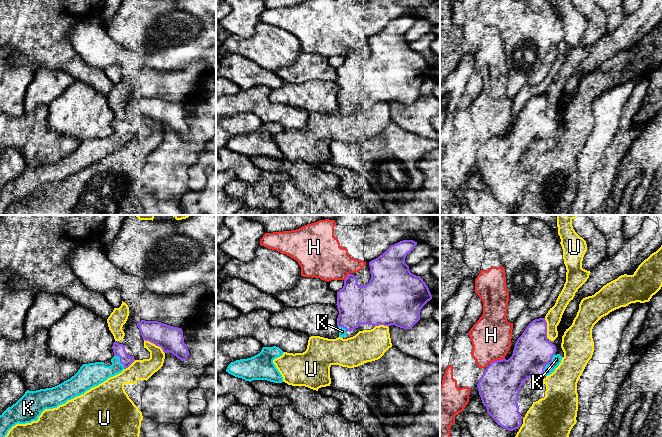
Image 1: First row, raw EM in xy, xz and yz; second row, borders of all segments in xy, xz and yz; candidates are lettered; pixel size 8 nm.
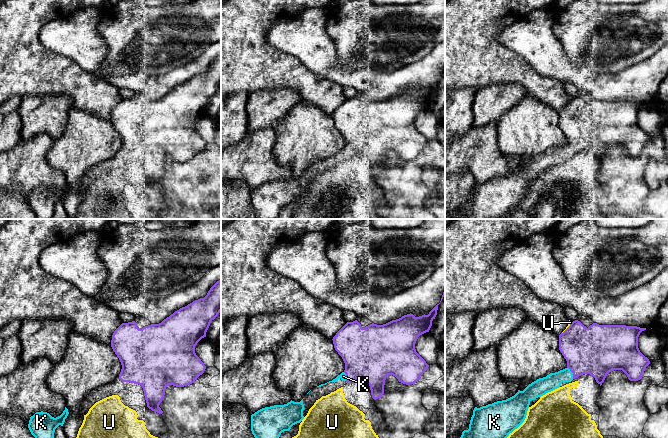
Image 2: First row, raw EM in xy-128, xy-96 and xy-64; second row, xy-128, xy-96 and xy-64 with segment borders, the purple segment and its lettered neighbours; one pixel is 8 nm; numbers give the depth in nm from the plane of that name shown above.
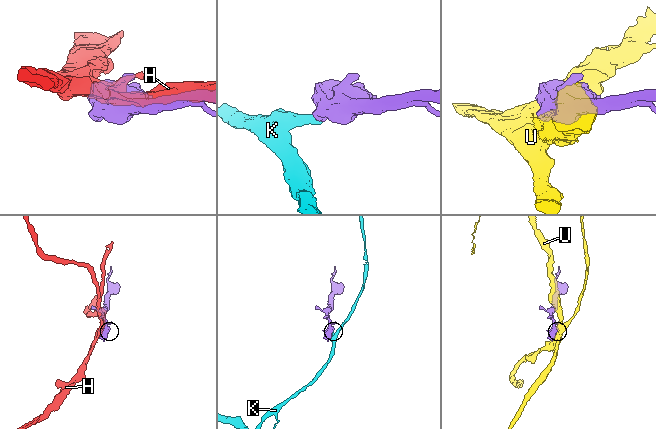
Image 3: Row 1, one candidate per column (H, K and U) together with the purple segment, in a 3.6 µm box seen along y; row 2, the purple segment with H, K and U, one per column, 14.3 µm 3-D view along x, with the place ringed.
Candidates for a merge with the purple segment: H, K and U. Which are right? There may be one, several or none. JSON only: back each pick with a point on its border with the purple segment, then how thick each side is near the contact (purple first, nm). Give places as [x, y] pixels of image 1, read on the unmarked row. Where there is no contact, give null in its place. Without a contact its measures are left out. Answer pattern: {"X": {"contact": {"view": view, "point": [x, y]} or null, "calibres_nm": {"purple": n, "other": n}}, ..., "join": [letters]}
{"K": {"contact": {"view": "yz", "point": [548, 140]}, "calibres_nm": {"purple": 300, "other": 80}}, "join": ["K"]}

